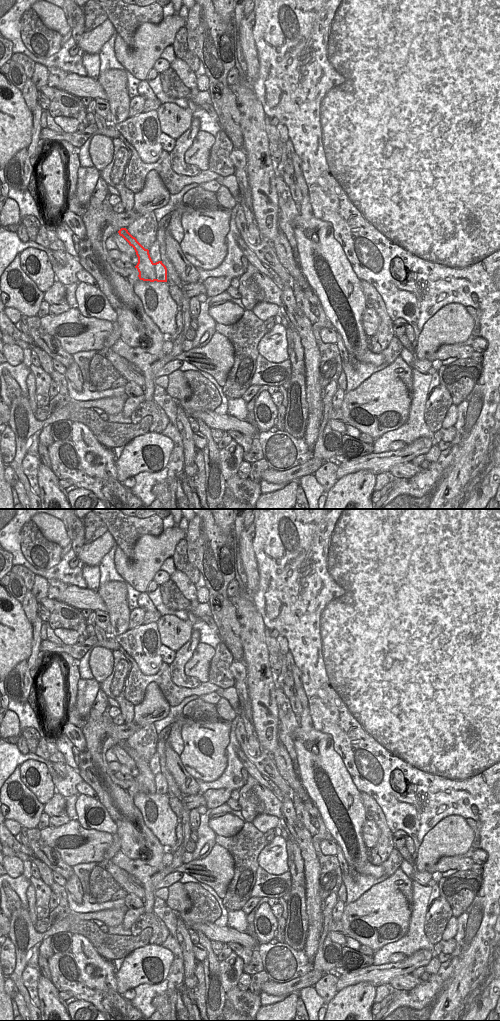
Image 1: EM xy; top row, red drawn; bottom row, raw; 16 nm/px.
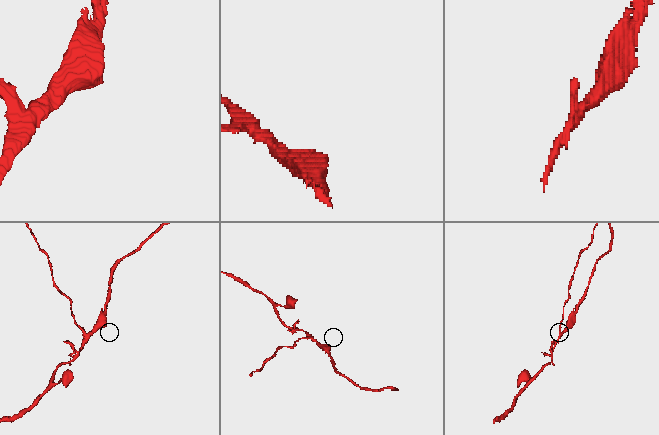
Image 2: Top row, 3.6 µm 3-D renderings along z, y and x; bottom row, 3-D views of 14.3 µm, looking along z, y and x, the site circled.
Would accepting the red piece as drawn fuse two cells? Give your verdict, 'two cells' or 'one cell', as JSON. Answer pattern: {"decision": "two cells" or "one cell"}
{"decision": "two cells"}

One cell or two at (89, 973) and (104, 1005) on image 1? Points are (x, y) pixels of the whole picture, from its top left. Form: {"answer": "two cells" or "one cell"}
{"answer": "two cells"}

